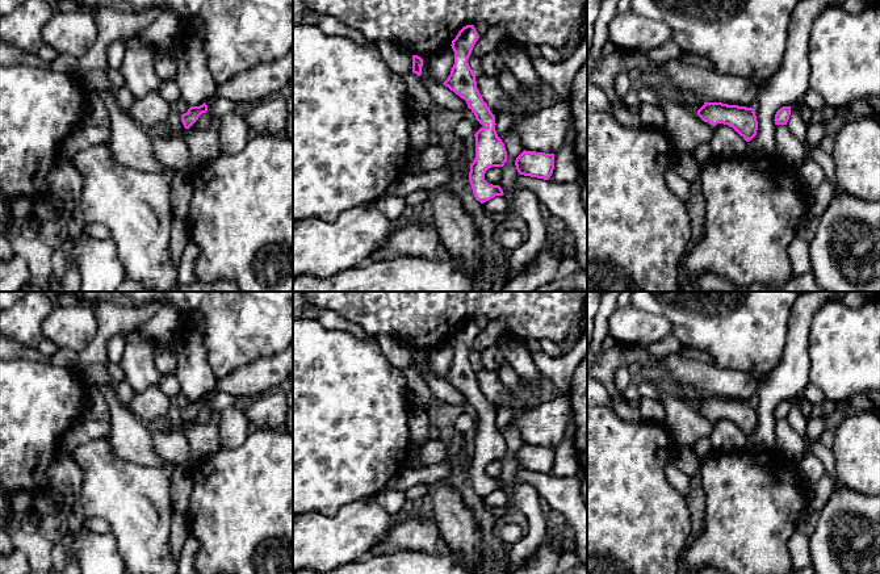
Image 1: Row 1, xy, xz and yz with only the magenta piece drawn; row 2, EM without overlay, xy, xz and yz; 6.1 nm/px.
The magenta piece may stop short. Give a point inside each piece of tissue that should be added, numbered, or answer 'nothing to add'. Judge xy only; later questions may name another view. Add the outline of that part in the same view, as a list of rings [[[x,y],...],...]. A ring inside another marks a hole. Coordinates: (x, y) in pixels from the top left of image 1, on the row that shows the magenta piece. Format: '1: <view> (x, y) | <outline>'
1: xy (221, 107) | [[[218,97],[208,104],[208,112],[211,117],[227,117],[234,116],[239,104],[225,97]]]

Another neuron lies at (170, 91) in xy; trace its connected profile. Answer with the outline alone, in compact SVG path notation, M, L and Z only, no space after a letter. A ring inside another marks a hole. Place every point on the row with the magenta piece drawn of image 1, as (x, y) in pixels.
M164 81L163 85L158 89L158 93L171 105L175 105L181 99L180 88L176 81Z

